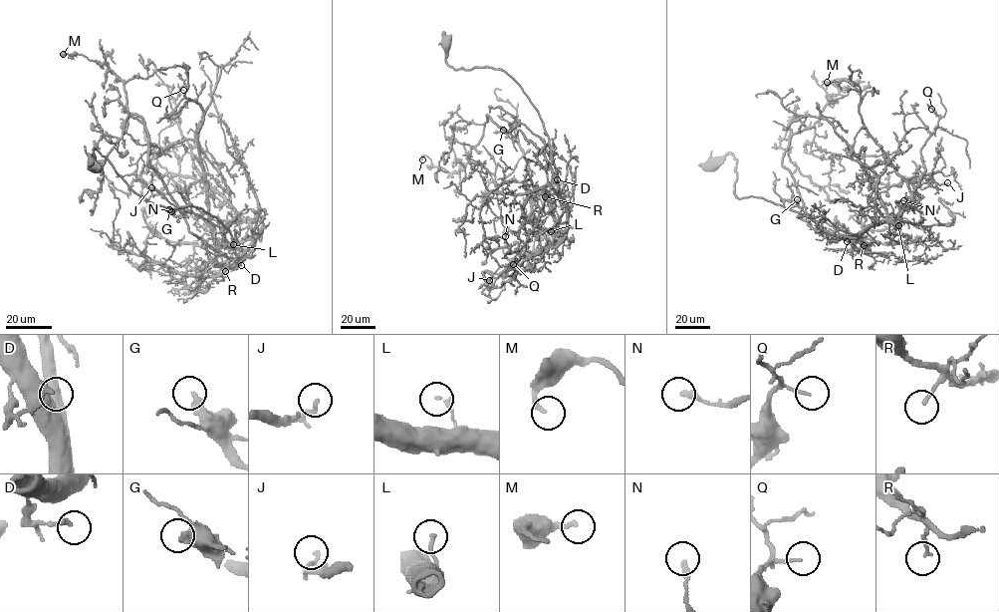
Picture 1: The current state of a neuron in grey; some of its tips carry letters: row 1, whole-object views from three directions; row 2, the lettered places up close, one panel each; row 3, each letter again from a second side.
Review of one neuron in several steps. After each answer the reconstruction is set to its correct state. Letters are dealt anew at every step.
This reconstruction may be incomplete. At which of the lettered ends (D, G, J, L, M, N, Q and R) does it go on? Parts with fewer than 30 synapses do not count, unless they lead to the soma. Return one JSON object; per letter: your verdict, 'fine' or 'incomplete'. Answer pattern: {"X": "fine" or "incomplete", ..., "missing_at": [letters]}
{"D": "fine", "G": "fine", "J": "fine", "L": "fine", "M": "fine", "N": "fine", "Q": "fine", "R": "fine", "missing_at": []}

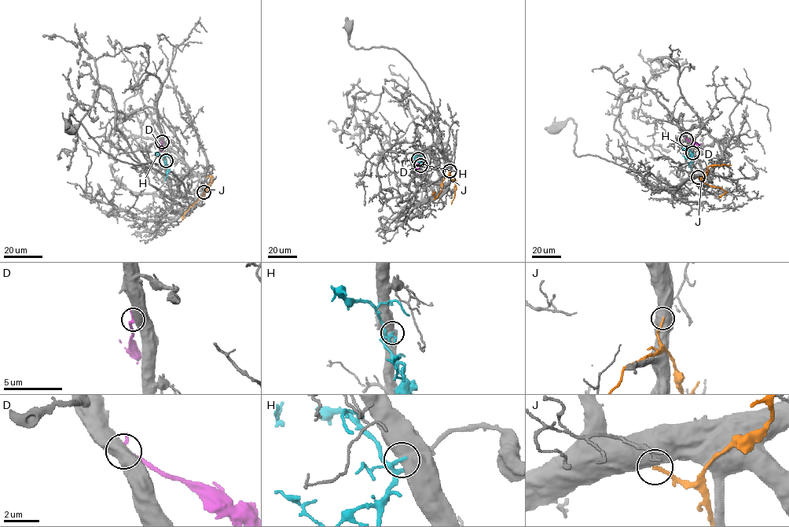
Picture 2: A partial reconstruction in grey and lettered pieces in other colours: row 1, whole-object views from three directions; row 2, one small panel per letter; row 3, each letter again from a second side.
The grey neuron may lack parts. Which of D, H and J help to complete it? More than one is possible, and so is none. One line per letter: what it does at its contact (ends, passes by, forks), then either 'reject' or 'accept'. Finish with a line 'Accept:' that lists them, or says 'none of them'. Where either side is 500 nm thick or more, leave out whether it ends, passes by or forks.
D: accept
H: reject
J: reject
Accept: D

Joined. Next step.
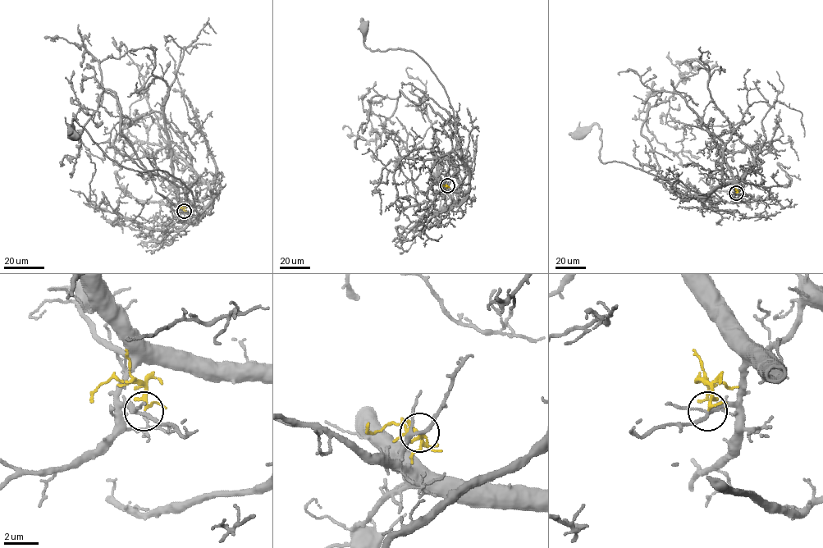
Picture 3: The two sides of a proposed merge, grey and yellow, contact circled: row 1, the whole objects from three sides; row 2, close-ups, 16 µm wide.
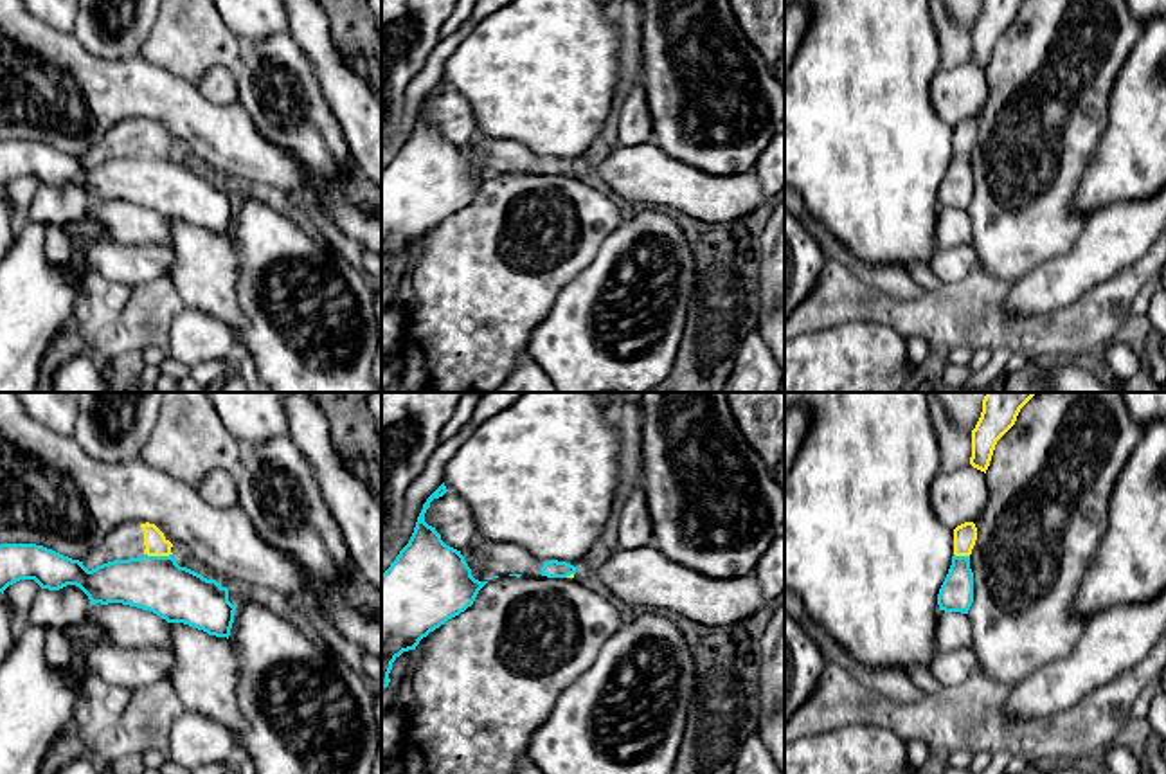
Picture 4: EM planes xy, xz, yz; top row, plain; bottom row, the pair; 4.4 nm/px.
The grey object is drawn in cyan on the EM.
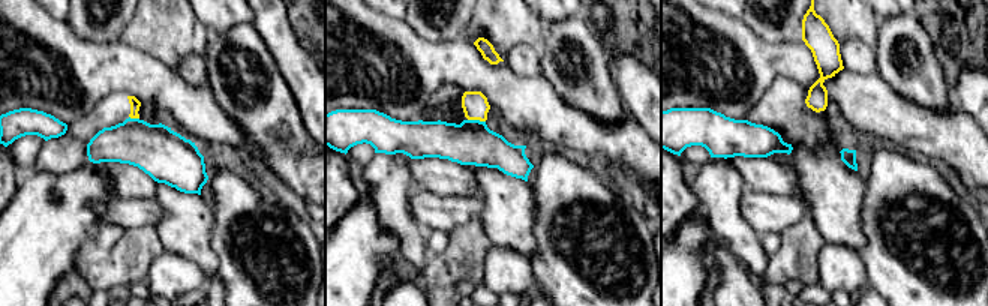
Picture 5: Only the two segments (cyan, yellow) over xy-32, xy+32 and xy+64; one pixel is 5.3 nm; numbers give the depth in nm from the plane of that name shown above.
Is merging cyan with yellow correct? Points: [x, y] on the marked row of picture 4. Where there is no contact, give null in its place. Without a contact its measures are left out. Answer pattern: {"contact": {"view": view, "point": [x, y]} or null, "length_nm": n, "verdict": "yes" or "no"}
{"contact": {"view": "xy", "point": [159, 557]}, "length_nm": 130, "verdict": "yes"}

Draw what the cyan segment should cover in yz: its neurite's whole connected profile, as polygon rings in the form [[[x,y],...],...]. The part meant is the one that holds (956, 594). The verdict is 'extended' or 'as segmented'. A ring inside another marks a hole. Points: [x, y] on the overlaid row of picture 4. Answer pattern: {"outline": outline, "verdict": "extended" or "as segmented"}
{"outline": [[[964,522],[954,529],[954,556],[937,594],[939,610],[968,614],[973,603],[973,572],[970,569],[970,554],[975,540],[977,527],[973,522]]], "verdict": "extended"}

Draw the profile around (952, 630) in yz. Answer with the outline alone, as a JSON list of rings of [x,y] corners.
[[[939,610],[936,625],[937,653],[970,648],[973,641],[968,614]]]

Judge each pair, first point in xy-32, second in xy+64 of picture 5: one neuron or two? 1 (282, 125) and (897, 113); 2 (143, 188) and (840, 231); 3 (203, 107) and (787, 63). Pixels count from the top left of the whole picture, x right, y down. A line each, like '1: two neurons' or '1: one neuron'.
1: two neurons
2: two neurons
3: one neuron

